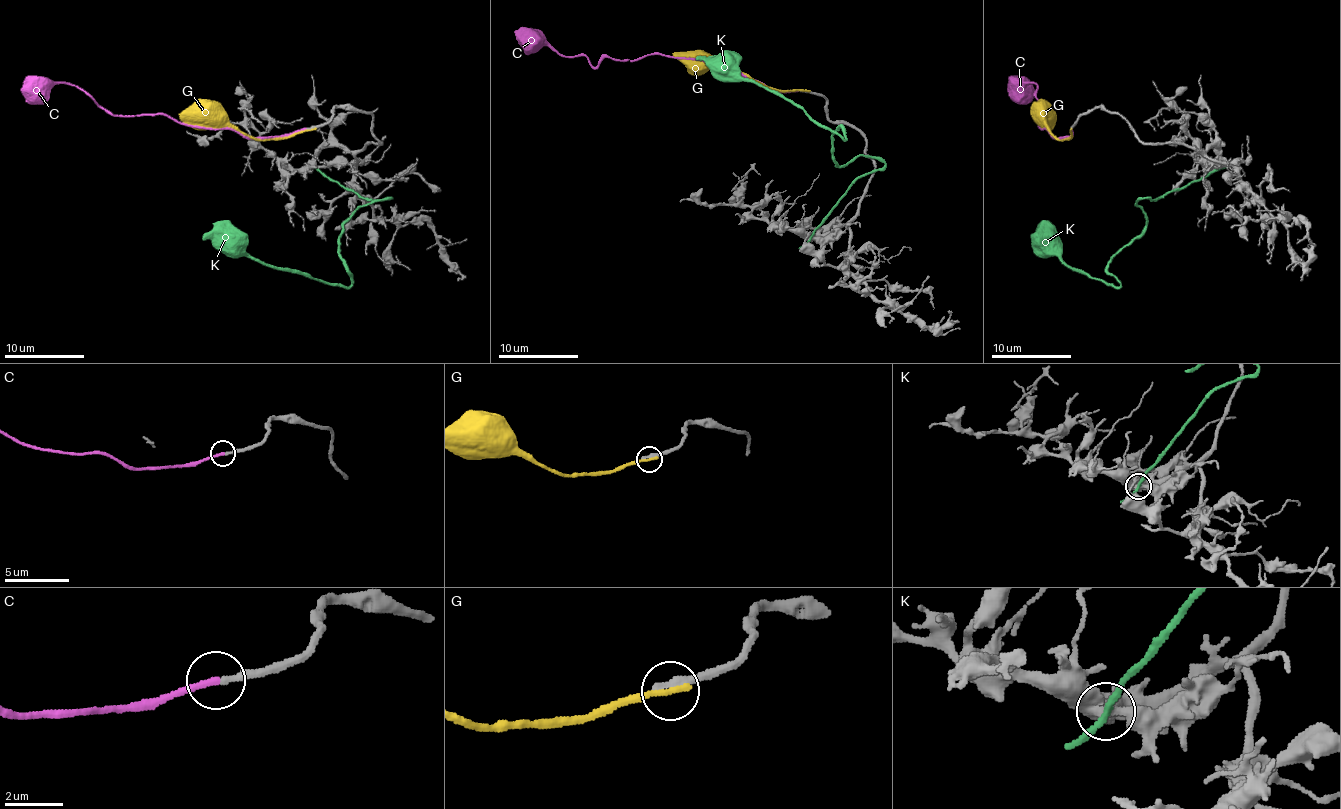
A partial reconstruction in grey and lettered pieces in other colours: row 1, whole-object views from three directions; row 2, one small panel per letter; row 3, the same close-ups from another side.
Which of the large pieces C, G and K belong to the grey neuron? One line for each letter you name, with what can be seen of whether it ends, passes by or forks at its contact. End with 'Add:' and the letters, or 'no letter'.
C: It ends there
Add: C

